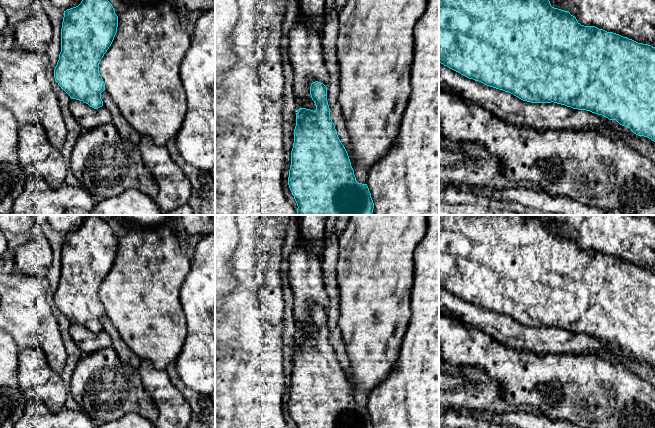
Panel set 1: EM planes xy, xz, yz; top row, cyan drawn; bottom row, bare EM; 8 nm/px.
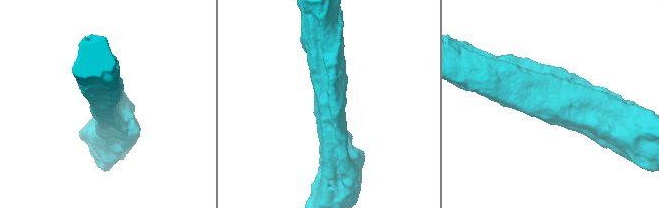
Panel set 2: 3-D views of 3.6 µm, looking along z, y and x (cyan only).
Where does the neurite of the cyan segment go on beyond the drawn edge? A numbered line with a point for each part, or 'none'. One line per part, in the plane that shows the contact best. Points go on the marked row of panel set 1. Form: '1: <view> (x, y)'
none

